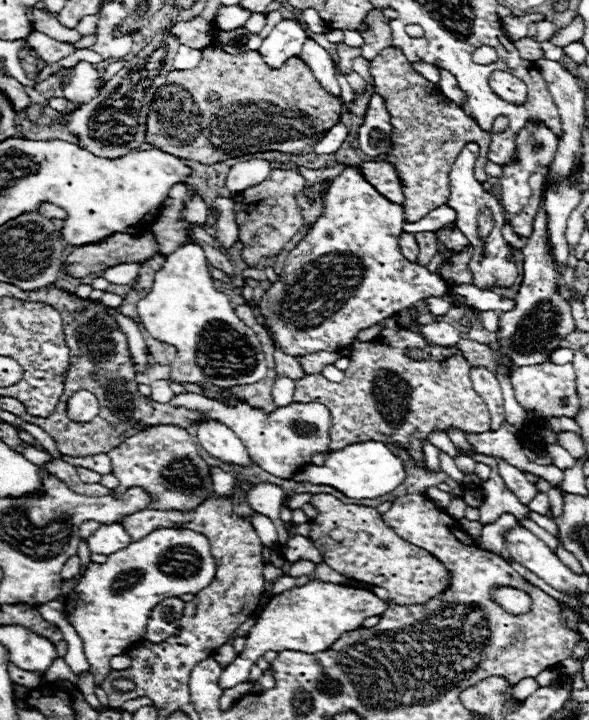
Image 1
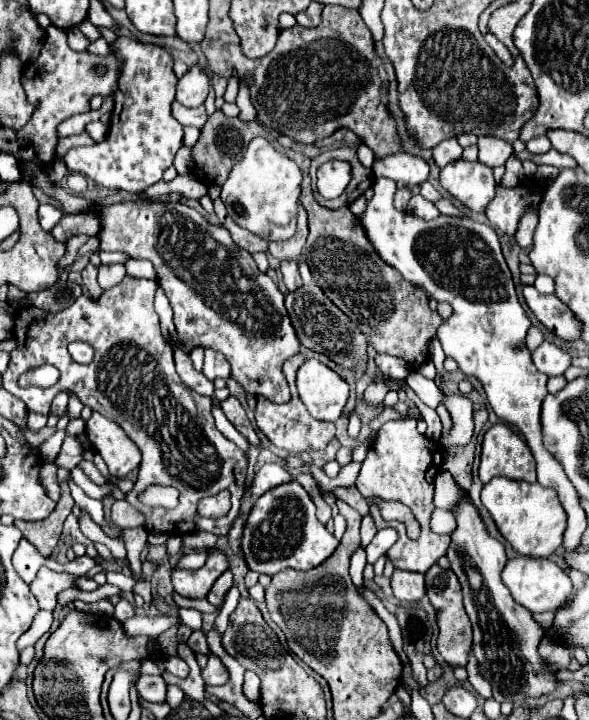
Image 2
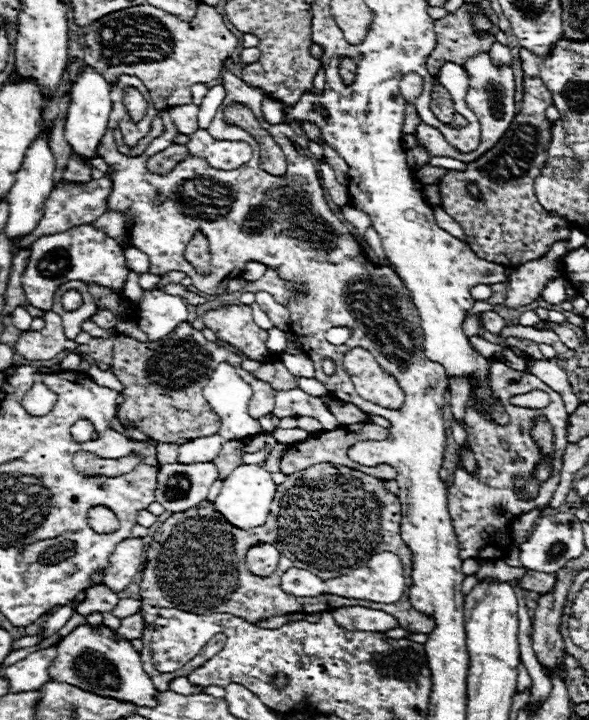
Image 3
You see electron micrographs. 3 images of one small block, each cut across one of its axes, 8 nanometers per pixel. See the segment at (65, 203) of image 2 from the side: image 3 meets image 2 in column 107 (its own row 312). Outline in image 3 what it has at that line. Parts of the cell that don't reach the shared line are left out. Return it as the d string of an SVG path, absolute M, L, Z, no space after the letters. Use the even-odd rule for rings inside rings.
M228 306L208 310L204 316L204 326L210 328L220 340L232 344L238 352L248 356L250 360L272 362L278 360L280 354L272 354L266 348L268 330L262 330L252 320L250 306Z

